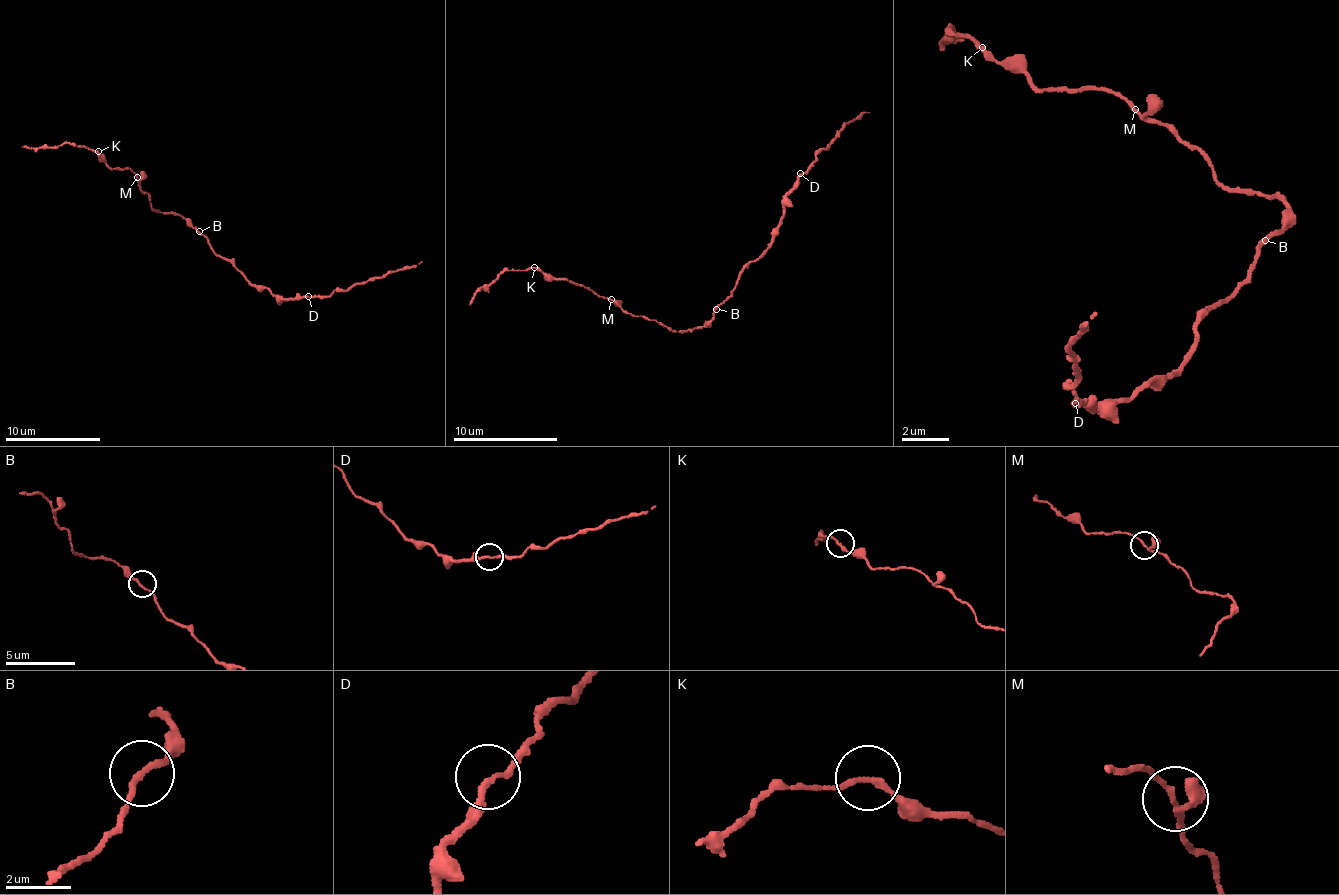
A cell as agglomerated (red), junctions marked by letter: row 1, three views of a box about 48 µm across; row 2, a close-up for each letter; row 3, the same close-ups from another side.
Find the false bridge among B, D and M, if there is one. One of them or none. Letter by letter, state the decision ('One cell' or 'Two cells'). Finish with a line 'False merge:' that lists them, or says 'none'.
B: One cell
D: One cell
M: One cell
False merge: none

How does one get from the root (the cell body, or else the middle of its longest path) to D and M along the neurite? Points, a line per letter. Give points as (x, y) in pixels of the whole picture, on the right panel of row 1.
D: (1262, 246), (1227, 298), (1201, 310), (1173, 374), (1154, 374), (1131, 397), (1106, 397), (1095, 409), (1075, 403)
M: (1262, 246), (1286, 222), (1284, 199), (1228, 188), (1212, 176), (1212, 164), (1197, 146), (1133, 111)

